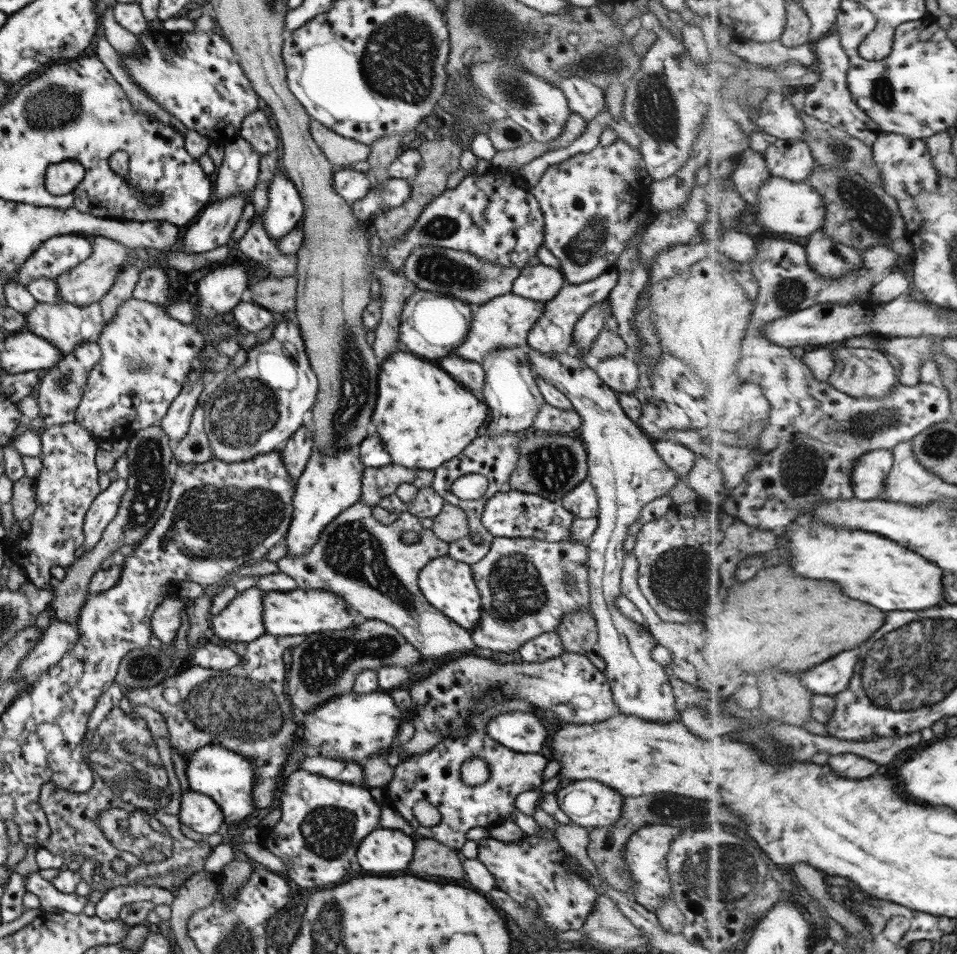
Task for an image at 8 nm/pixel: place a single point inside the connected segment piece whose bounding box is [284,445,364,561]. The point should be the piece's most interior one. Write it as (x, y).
(330, 483)

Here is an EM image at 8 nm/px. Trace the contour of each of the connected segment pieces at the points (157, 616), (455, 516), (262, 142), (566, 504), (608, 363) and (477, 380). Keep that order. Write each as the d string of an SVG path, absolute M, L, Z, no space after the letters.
M170 595L165 597L153 610L150 628L153 636L161 642L162 646L166 643L171 644L176 638L181 626L181 612L185 608L183 597L177 599L177 596Z
M445 502L441 511L431 519L433 536L447 544L468 534L467 516L458 506Z
M259 108L255 112L249 112L241 121L238 137L245 139L260 156L277 148L277 138L269 126L268 118Z
M584 479L561 500L562 508L577 518L593 518L598 514L597 496L591 482Z
M624 355L601 359L594 371L614 392L631 393L637 387L638 367Z
M447 356L439 360L438 368L442 369L457 384L461 384L463 388L471 390L471 394L481 398L484 373L479 363Z

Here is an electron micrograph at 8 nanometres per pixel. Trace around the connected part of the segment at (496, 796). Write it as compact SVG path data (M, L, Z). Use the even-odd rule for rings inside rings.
M473 731L472 734L455 737L452 740L442 740L426 752L422 752L422 754L413 754L405 761L399 761L394 767L393 778L389 779L382 788L384 792L383 800L389 802L393 806L393 810L408 823L415 837L433 840L435 843L449 849L459 849L466 842L465 832L470 828L481 827L485 829L510 821L511 818L506 815L515 809L515 797L521 792L536 790L542 784L541 775L547 762L541 753L521 754L512 752L505 746L488 738L483 731ZM471 756L483 759L491 771L491 777L484 784L473 787L463 784L459 777L461 762ZM418 800L427 800L431 806L438 810L440 814L439 823L435 826L421 826L413 818L412 808Z

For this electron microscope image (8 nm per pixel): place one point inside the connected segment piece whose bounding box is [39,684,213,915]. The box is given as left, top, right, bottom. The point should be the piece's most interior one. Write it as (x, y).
(126, 747)

